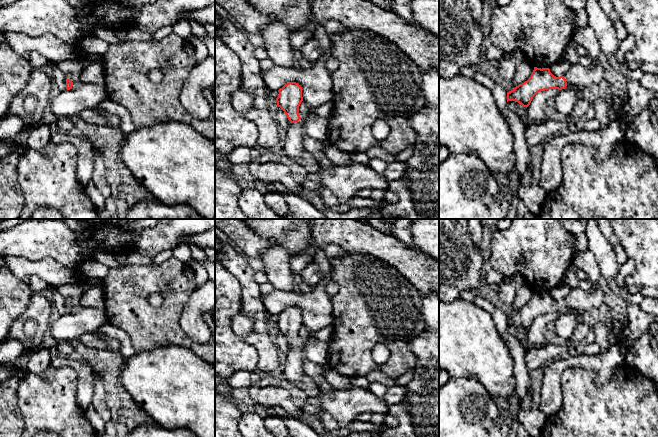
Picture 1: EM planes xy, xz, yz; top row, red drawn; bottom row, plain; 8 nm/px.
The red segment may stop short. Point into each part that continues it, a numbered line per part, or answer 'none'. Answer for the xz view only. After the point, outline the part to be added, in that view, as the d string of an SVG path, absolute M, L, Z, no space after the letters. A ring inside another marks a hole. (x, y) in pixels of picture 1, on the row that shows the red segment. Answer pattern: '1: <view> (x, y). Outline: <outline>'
1: xz (293, 147). Outline: M302 119L298 122L290 123L286 131L287 135L281 146L281 152L291 158L301 157L305 152L303 138L306 135Z

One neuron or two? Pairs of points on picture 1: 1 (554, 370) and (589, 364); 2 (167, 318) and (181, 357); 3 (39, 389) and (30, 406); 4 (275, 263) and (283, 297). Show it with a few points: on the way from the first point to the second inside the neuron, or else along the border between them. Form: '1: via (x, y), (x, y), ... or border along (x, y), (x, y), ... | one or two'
1: via (563, 363), (580, 362) | one
2: border along (154, 348), (163, 345), (185, 346), (198, 357) | two
3: via (39, 393), (39, 397), (34, 402) | one
4: border along (275, 288), (281, 291), (294, 291), (296, 293) | two

